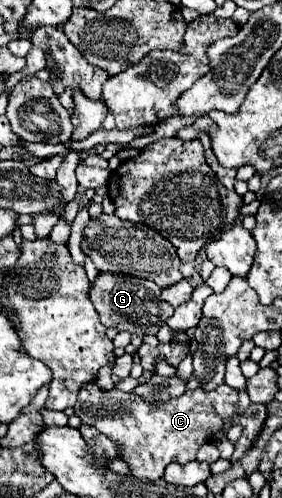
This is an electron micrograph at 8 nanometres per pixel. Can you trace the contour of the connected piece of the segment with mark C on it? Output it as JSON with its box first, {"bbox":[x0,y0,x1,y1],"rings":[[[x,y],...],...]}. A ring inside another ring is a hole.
{"bbox":[74,383,238,481],"rings":[[[86,383],[78,393],[74,411],[82,419],[82,423],[96,427],[100,433],[114,441],[120,457],[130,467],[130,475],[156,481],[164,475],[166,465],[196,461],[198,449],[204,443],[212,441],[212,437],[224,427],[224,423],[230,423],[230,419],[238,413],[238,391],[228,385],[220,385],[210,393],[206,393],[204,389],[196,389],[186,391],[178,399],[154,405],[144,401],[142,397],[136,399],[136,395],[132,393],[124,393],[118,389],[102,391],[96,383]]]}

